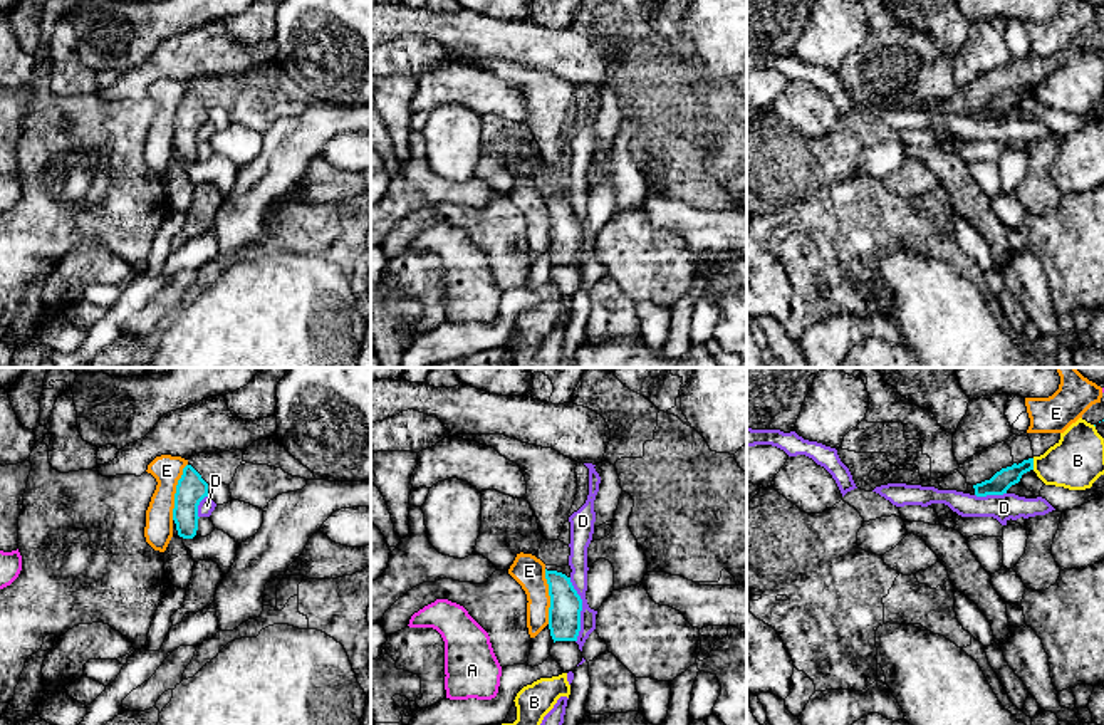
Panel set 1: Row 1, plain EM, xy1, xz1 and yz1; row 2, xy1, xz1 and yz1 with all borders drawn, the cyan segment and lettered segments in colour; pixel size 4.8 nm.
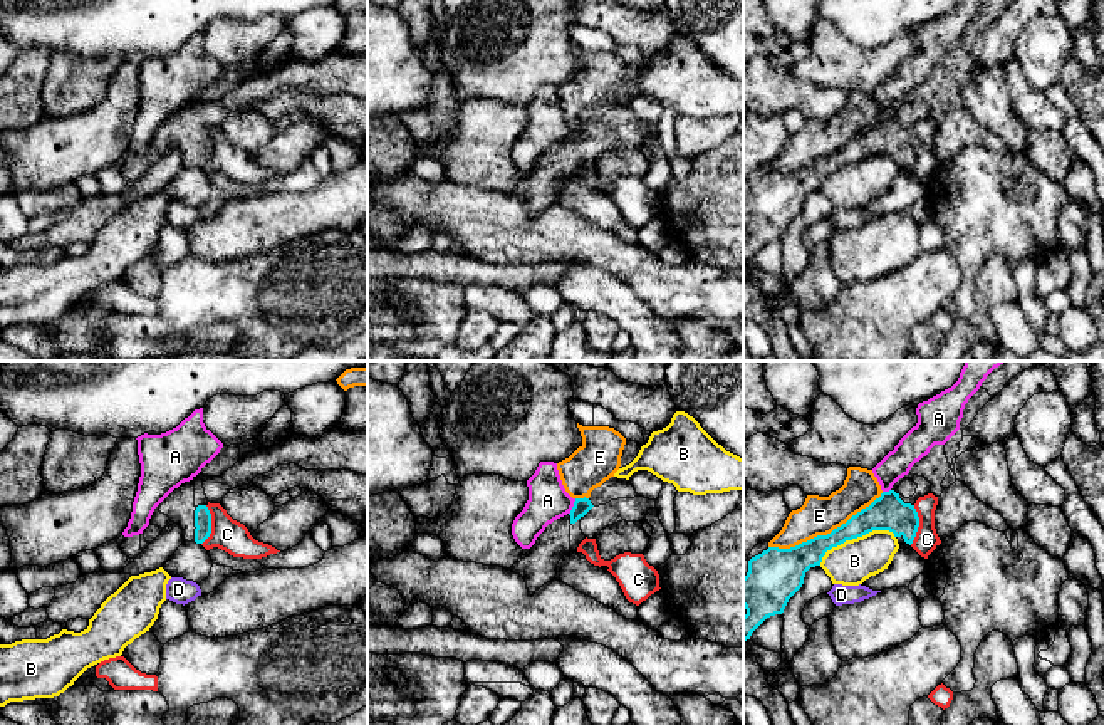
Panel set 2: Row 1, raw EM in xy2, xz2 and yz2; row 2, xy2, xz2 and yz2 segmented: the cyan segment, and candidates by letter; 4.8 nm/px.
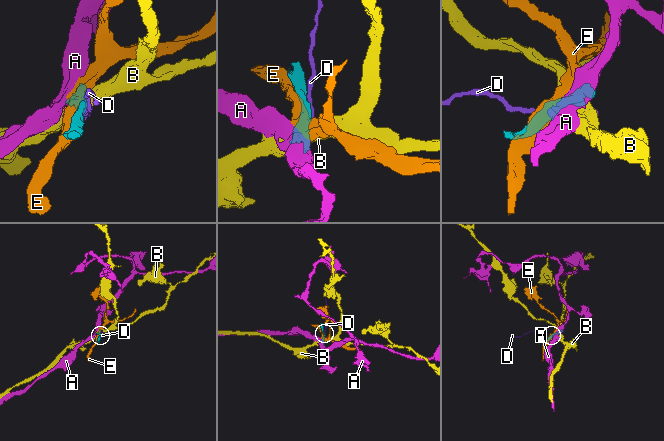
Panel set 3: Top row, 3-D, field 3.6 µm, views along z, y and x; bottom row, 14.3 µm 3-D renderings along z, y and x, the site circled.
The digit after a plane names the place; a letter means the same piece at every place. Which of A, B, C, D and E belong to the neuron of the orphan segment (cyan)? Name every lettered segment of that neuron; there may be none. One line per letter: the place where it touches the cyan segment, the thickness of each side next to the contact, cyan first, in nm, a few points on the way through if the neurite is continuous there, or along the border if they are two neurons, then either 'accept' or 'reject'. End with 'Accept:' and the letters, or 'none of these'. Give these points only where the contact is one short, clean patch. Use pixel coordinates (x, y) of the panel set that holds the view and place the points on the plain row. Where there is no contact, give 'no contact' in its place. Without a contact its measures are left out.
A: contact xz2 (572, 131); calibres 80 and 190 nm; border xz2 (576, 123), (569, 138); reject
B: contact yz2 (854, 161); calibres 170 and 200 nm; reject
C: contact yz2 (918, 150); calibres 170 and 120 nm; border yz2 (915, 130), (918, 155), (910, 168); reject
D: contact xz1 (581, 234); calibres 160 and 90 nm; border xz1 (569, 202), (581, 224), (581, 254), (576, 266); reject
E: contact yz2 (828, 158); calibres 180 and 190 nm; reject
Accept: none of these

